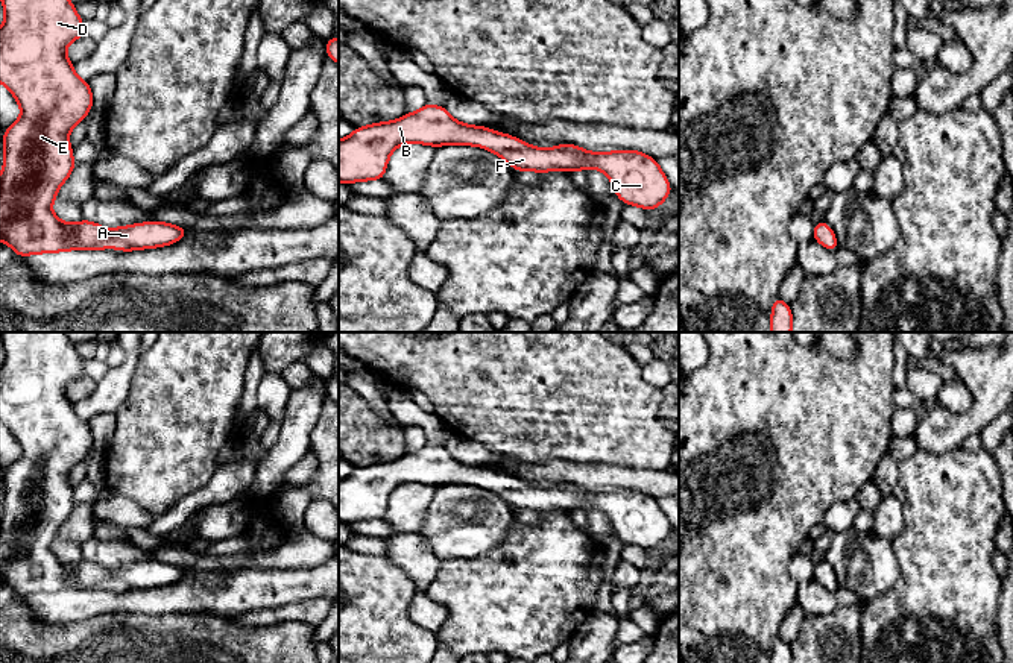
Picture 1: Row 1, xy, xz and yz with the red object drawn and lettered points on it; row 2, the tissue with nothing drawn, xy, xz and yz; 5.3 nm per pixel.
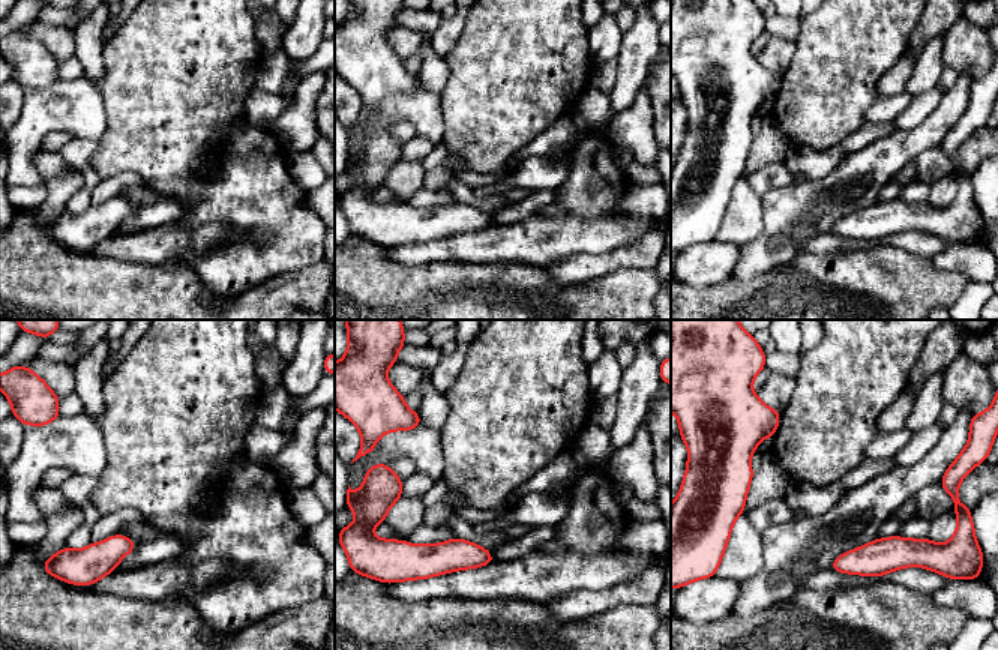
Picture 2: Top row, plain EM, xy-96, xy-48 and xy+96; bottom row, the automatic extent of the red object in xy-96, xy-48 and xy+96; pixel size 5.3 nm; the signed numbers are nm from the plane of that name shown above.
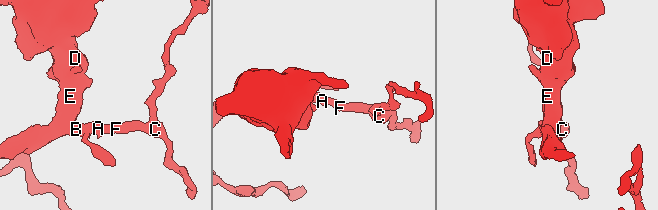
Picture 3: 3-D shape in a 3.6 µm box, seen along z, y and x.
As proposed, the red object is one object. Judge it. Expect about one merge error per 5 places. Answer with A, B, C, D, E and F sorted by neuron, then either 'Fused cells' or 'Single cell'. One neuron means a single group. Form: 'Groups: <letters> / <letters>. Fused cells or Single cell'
Groups: A B C D E F. Single cell

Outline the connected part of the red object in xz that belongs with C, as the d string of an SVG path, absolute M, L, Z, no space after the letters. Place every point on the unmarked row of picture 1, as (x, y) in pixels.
M427 445L409 452L395 461L371 463L366 467L354 467L354 472L339 479L339 522L352 523L360 520L380 520L384 517L389 496L406 482L421 482L424 485L463 484L484 487L497 493L503 501L510 504L518 513L532 510L547 513L551 510L601 510L607 514L618 539L626 545L641 546L652 551L661 546L670 536L671 525L662 513L658 501L636 490L597 492L591 493L583 487L560 484L551 489L533 487L525 481L507 473L491 470L486 466L469 466L454 460L445 446Z

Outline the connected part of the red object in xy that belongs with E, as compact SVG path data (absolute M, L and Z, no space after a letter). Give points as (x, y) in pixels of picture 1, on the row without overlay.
M0 332L5 361L0 369L0 422L11 431L21 448L21 457L3 470L5 501L0 514L0 581L11 586L17 596L35 593L56 593L64 590L111 589L123 592L153 589L173 584L187 575L187 569L152 560L106 569L99 563L80 560L64 563L52 552L52 543L58 537L59 526L74 510L73 487L68 484L70 470L93 448L93 434L88 420L76 416L65 393L65 387L84 376L84 360L64 332Z

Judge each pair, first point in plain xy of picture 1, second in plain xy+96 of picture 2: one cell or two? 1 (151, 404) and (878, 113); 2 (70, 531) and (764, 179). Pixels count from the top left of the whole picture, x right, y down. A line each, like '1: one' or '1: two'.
1: two
2: two

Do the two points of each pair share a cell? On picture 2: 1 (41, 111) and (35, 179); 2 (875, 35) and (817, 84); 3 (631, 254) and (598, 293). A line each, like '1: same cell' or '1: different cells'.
1: same cell
2: same cell
3: different cells

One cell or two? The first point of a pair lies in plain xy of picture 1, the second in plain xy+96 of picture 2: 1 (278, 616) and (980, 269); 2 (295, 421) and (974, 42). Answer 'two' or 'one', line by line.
1: one
2: two

